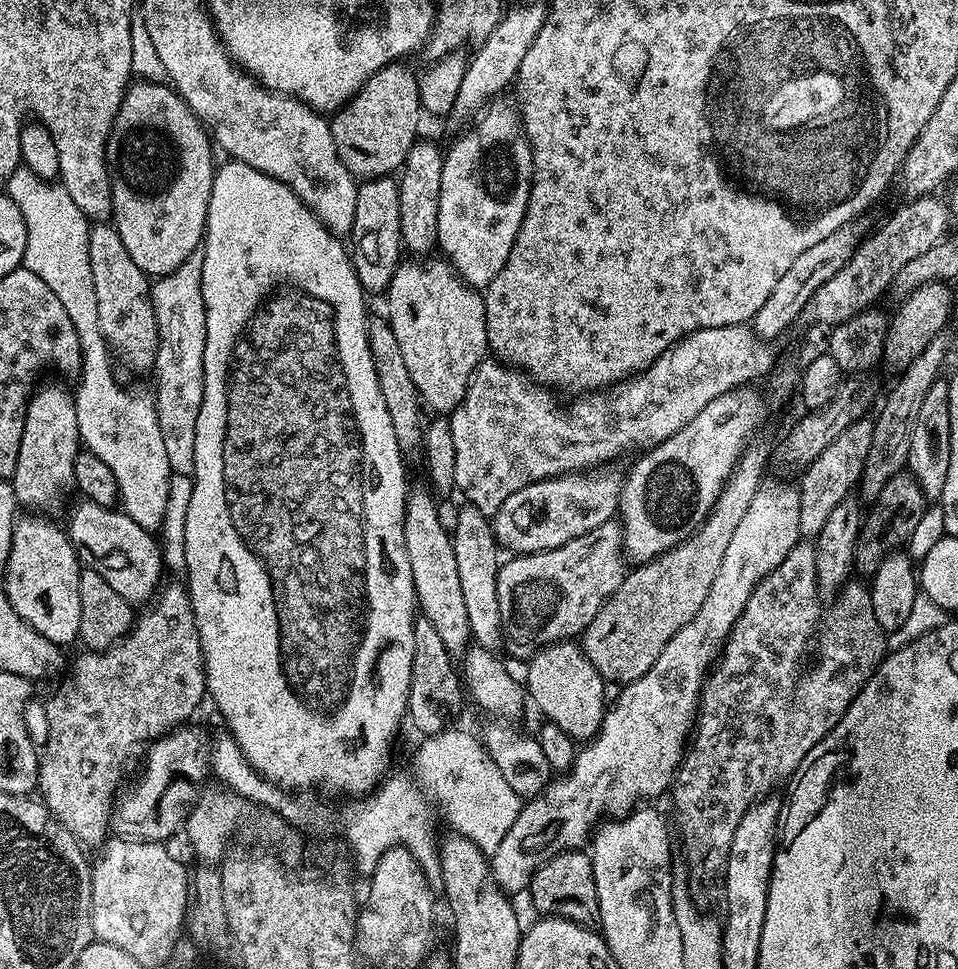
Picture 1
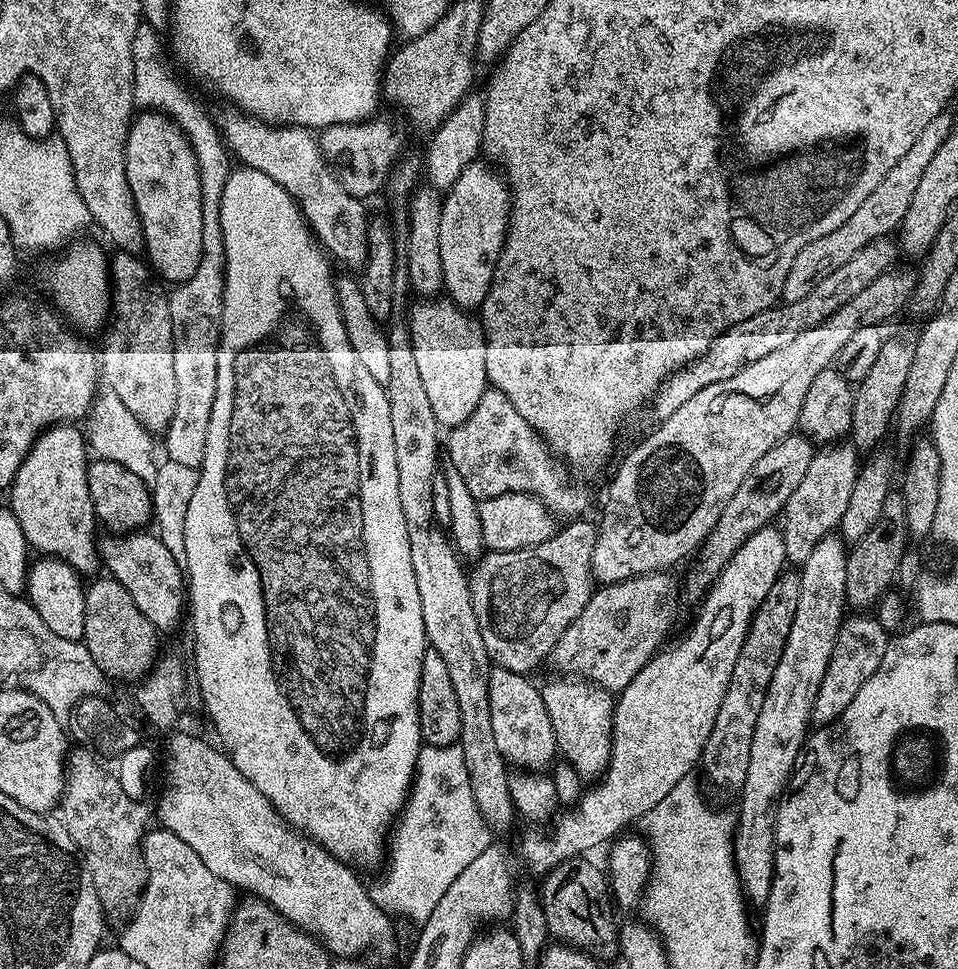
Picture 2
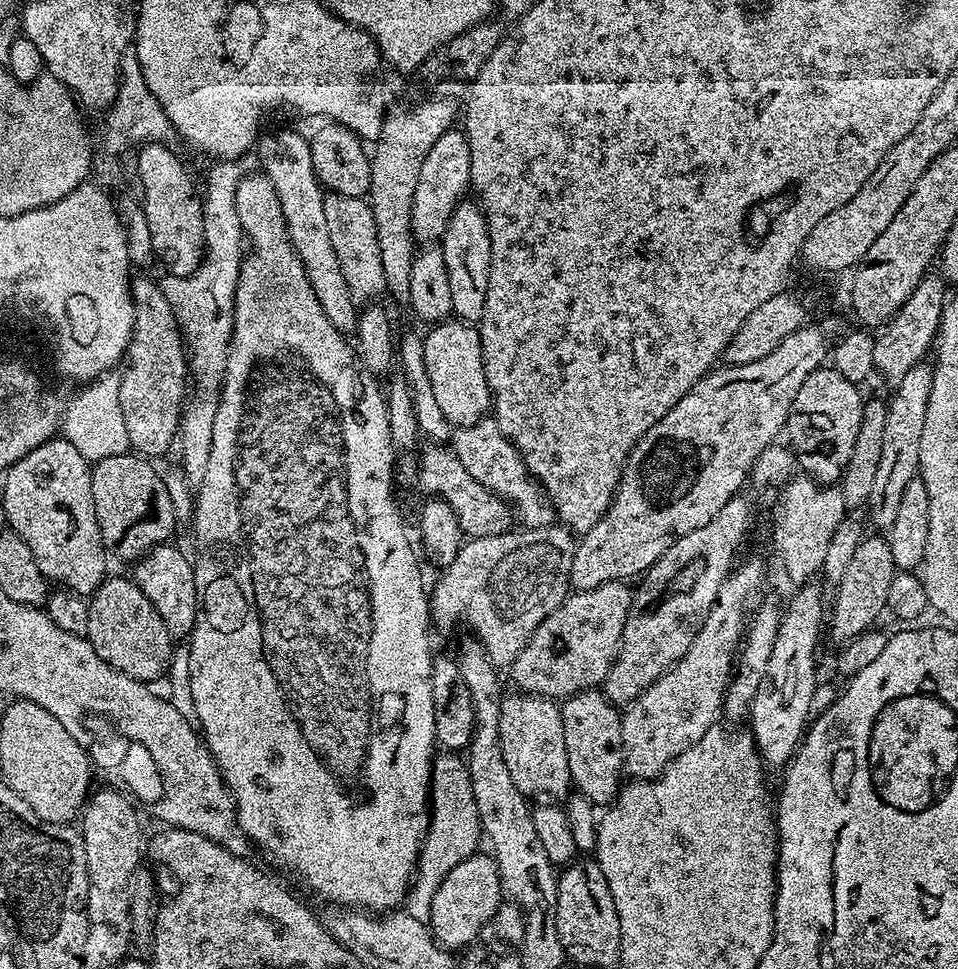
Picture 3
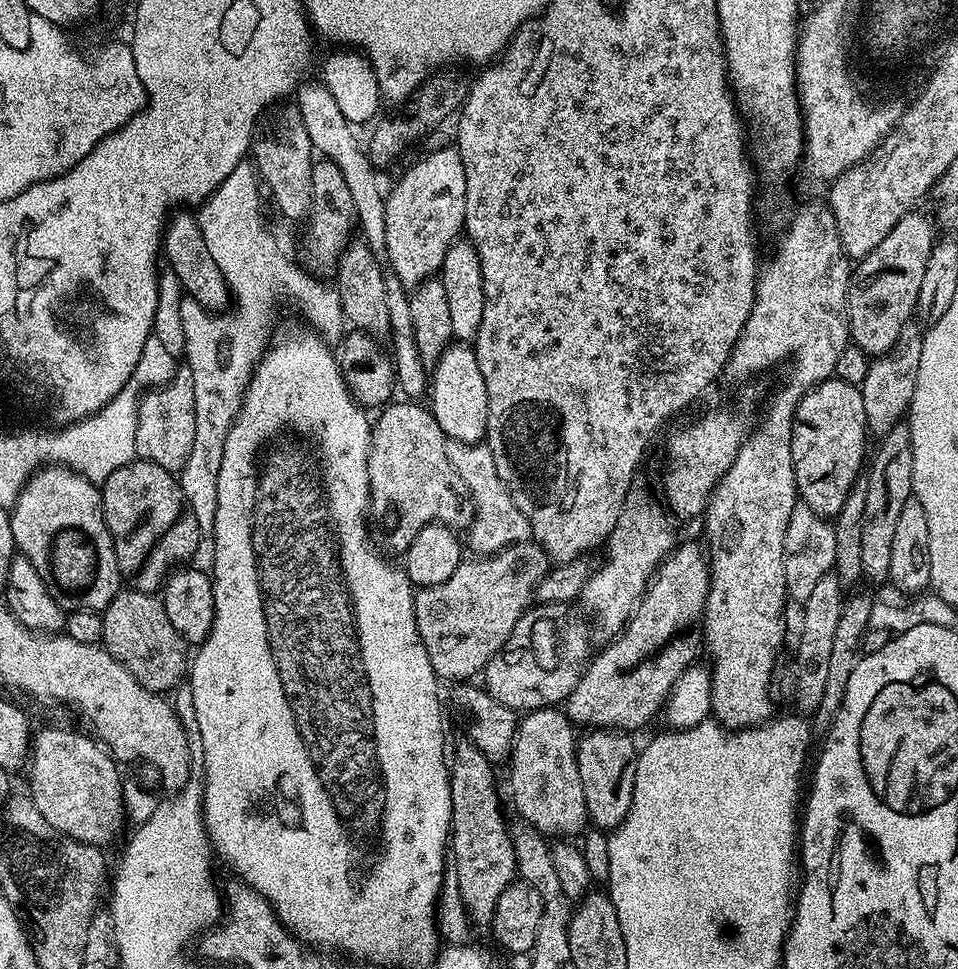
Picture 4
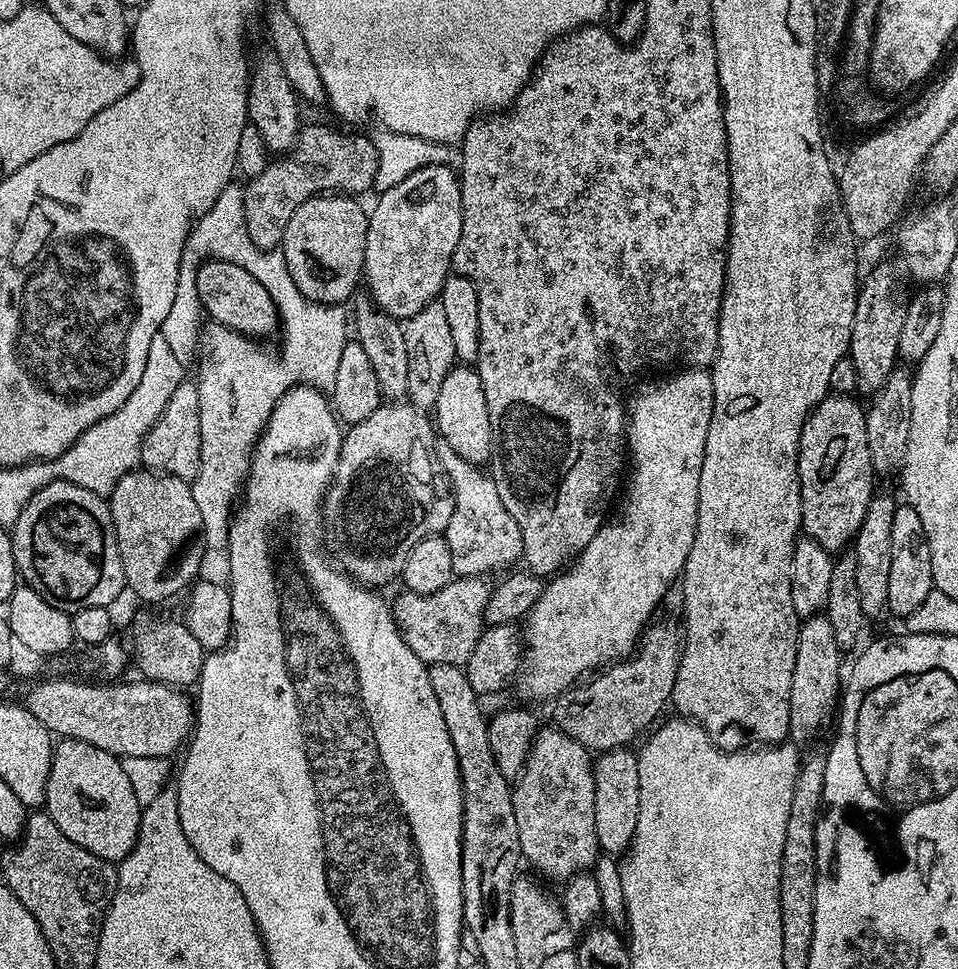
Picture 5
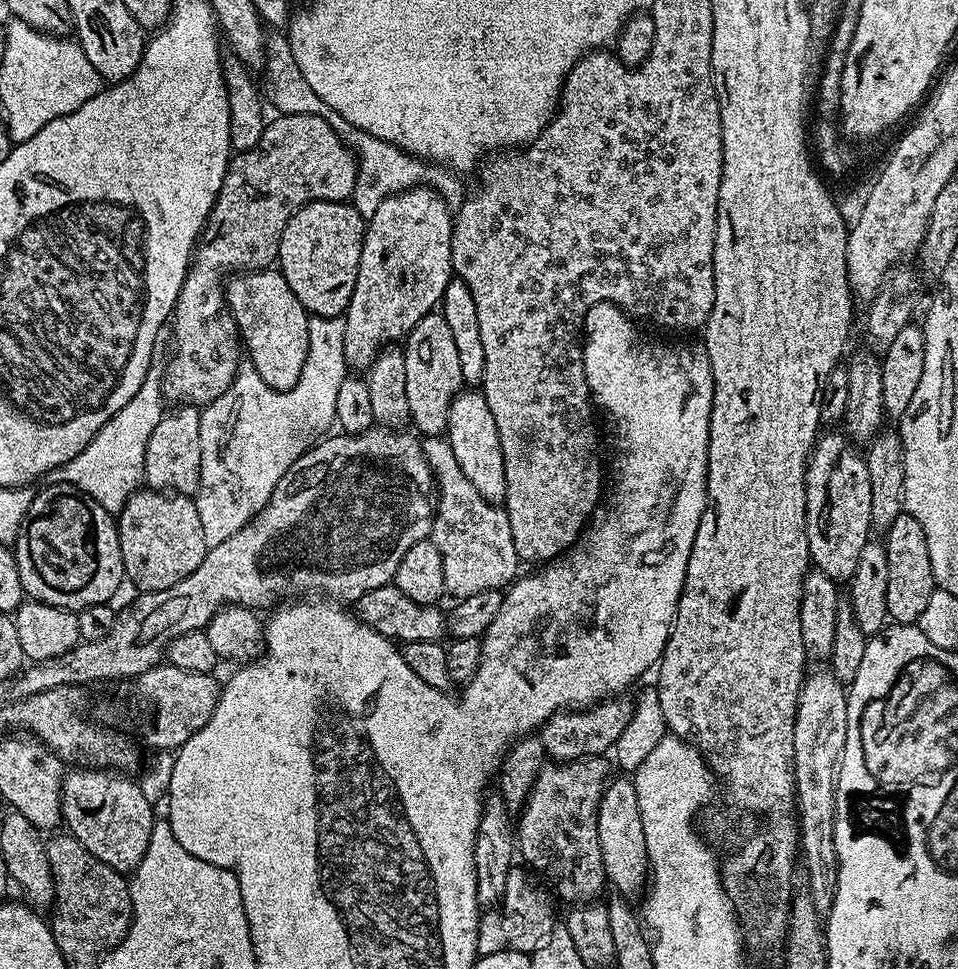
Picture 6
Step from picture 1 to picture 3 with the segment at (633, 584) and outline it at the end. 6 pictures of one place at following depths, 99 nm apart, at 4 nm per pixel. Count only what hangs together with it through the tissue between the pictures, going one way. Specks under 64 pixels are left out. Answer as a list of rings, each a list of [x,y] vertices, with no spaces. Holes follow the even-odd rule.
[[[624,582],[603,584],[589,592],[569,595],[563,606],[547,616],[512,664],[510,675],[521,693],[559,701],[580,692],[596,690],[607,680],[632,612],[633,589]]]

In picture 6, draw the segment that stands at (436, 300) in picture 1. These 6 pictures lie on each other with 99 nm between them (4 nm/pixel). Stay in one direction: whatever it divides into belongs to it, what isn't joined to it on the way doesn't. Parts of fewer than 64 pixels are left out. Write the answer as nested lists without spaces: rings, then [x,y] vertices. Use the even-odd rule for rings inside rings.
[[[461,390],[448,407],[446,439],[454,458],[466,462],[468,481],[485,494],[502,494],[506,490],[504,455],[498,442],[498,426],[494,426],[494,414],[486,406],[486,398],[480,390]]]

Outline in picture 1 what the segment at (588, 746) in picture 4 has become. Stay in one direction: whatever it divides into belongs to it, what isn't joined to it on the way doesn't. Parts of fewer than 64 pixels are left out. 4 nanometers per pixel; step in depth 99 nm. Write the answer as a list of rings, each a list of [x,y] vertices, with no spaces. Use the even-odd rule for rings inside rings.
[[[576,642],[548,644],[527,661],[526,696],[540,707],[543,719],[556,724],[574,742],[587,742],[600,730],[604,720],[606,681],[594,670],[583,647]]]

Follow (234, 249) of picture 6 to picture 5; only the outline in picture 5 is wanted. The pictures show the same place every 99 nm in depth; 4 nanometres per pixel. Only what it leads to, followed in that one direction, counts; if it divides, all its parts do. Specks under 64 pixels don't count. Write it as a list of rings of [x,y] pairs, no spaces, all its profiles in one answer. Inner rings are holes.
[[[320,124],[305,125],[296,138],[296,145],[292,151],[283,158],[276,158],[269,162],[262,174],[249,179],[243,185],[244,209],[246,210],[246,226],[252,236],[252,241],[261,248],[276,248],[282,242],[286,234],[286,222],[290,222],[290,214],[302,206],[312,196],[331,193],[339,190],[344,194],[360,194],[367,188],[371,189],[376,183],[376,177],[372,174],[372,164],[380,164],[380,160],[372,160],[373,148],[368,148],[367,135],[343,136],[340,132]]]

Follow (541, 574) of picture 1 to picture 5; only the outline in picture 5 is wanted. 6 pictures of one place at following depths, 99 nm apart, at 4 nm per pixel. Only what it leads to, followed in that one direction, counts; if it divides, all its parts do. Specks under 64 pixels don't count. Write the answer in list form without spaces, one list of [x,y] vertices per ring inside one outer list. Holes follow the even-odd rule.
[[[461,576],[453,578],[449,584],[442,586],[442,590],[438,590],[434,594],[418,594],[417,592],[401,591],[401,596],[391,601],[392,617],[396,623],[396,628],[402,634],[402,638],[406,642],[406,646],[410,646],[410,650],[414,650],[414,654],[418,654],[418,658],[425,666],[434,664],[459,664],[461,666],[467,664],[470,654],[474,650],[474,646],[478,642],[480,633],[486,627],[484,611],[488,605],[488,594],[490,584],[487,579],[479,576]]]

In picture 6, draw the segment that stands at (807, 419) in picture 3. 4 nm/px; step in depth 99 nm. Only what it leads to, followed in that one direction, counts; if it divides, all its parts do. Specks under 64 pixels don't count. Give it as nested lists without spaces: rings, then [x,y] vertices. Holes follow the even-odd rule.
[[[828,430],[817,439],[811,456],[808,457],[808,468],[804,472],[804,529],[808,539],[808,558],[811,567],[817,572],[826,574],[826,578],[837,582],[851,581],[854,566],[858,566],[858,557],[862,554],[862,546],[870,538],[873,531],[870,518],[870,470],[866,470],[866,462],[861,449],[853,444],[843,431]]]

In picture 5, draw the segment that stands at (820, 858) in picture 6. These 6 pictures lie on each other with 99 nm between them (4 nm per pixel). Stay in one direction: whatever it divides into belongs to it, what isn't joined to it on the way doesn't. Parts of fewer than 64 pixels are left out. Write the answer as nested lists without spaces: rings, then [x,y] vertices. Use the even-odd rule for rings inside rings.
[[[817,614],[807,617],[800,625],[794,678],[790,686],[790,726],[791,739],[812,740],[824,728],[828,719],[833,719],[838,708],[838,697],[842,692],[842,672],[840,676],[840,656],[842,649],[834,638],[834,629],[827,616]]]

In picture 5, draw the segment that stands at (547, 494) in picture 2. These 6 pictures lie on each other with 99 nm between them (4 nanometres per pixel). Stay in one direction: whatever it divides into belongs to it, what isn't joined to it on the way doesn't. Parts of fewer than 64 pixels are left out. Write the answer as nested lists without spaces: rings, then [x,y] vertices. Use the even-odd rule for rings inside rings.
[[[437,439],[436,442],[436,463],[446,473],[448,482],[452,485],[454,514],[450,514],[450,522],[442,535],[450,546],[453,573],[457,577],[483,577],[488,574],[484,572],[496,572],[515,560],[519,561],[524,555],[522,530],[518,530],[518,522],[510,518],[510,510],[502,506],[496,480],[488,477],[481,465],[466,462],[466,458],[454,454],[454,450],[450,450],[450,446],[442,439]]]

